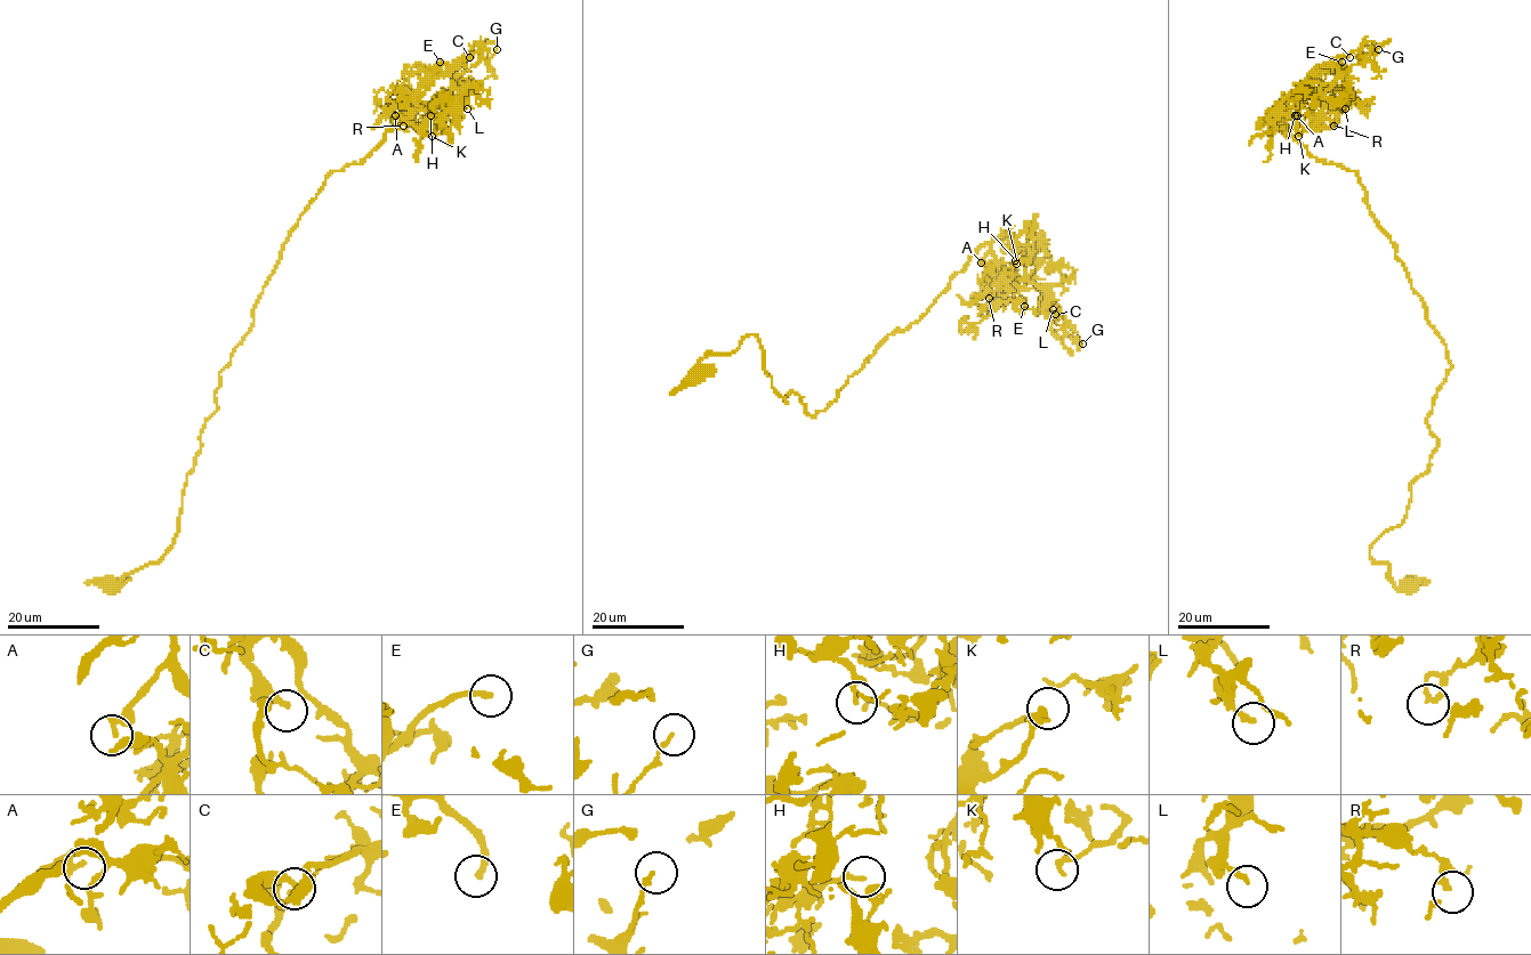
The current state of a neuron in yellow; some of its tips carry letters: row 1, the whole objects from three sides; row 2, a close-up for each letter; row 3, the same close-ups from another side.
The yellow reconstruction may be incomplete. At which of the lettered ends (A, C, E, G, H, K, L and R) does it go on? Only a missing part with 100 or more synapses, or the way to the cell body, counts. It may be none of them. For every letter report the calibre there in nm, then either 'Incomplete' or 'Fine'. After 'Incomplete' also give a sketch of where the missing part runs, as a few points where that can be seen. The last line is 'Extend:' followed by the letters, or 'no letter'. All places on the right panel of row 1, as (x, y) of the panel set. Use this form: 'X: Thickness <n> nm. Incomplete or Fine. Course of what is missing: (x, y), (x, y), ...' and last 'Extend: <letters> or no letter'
A: Thickness 240 nm. Fine
C: Thickness 200 nm. Fine
E: Thickness 220 nm. Incomplete. Course of what is missing: (1342, 62), (1356, 53), (1376, 64), (1399, 59), (1403, 64), (1401, 77)
G: Thickness 100 nm. Fine
H: Thickness 110 nm. Fine
K: Thickness 280 nm. Fine
L: Thickness 180 nm. Fine
R: Thickness 190 nm. Fine
Extend: E

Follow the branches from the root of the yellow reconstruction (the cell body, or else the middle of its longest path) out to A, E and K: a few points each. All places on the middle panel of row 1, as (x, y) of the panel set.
A: (698, 374), (704, 357), (755, 334), (772, 388), (786, 402), (796, 391), (813, 415), (989, 243), (981, 262)
E: (698, 374), (704, 357), (755, 334), (772, 388), (786, 402), (796, 391), (813, 415), (986, 243), (1024, 306)
K: (698, 374), (755, 334), (772, 388), (813, 415), (981, 247), (999, 282), (1016, 264)

